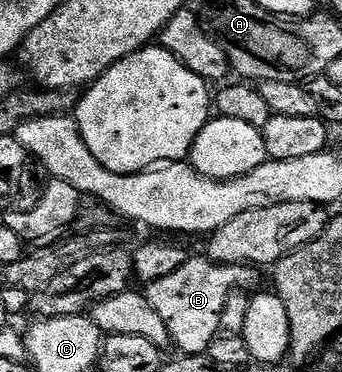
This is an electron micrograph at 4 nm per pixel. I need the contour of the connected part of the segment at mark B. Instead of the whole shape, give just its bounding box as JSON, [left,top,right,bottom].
[147,256,258,355]

